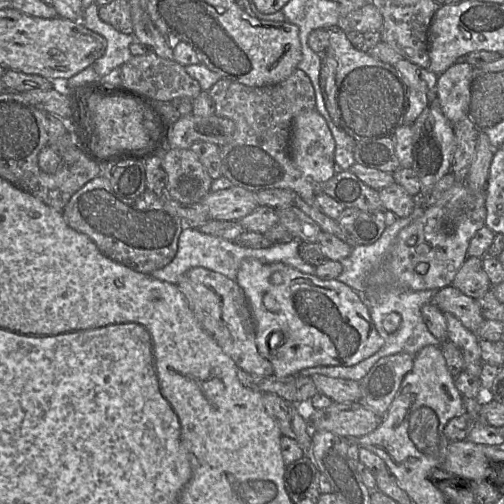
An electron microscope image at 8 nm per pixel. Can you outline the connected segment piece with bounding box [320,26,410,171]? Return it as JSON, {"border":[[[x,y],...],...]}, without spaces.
{"border":[[[343,28],[327,29],[329,47],[322,54],[320,88],[325,99],[324,119],[335,136],[335,164],[347,171],[354,164],[354,148],[358,142],[393,138],[404,124],[409,109],[410,88],[394,66],[355,49]]]}

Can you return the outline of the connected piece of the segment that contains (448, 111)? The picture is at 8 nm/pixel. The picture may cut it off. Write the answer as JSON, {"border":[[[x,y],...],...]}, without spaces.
{"border":[[[456,62],[438,75],[437,97],[447,120],[454,125],[468,116],[473,67],[466,62]]]}

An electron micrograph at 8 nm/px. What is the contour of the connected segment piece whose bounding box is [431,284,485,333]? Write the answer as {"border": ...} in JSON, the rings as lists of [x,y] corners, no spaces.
{"border":[[[452,284],[438,290],[432,302],[443,313],[454,315],[470,331],[476,333],[484,322],[476,299],[463,294]]]}

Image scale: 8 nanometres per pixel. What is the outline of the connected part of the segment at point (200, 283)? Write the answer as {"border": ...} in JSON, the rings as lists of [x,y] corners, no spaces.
{"border":[[[195,267],[188,270],[176,284],[186,298],[201,327],[215,340],[222,351],[229,356],[236,366],[251,375],[272,376],[272,364],[264,358],[256,346],[256,325],[247,298],[235,280],[212,270]]]}

